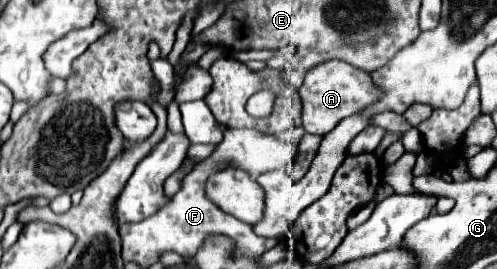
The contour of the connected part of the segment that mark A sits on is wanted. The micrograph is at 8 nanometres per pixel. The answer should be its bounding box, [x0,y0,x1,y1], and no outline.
[299,60,381,136]

